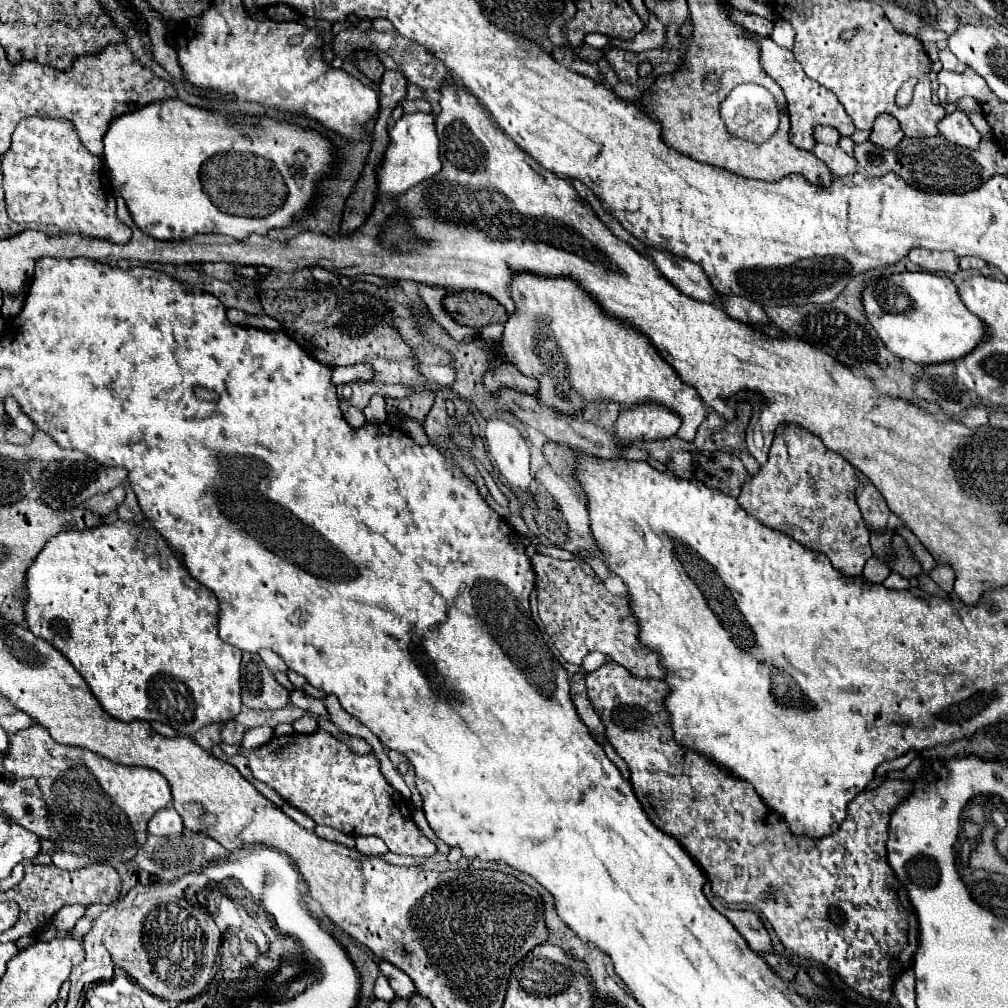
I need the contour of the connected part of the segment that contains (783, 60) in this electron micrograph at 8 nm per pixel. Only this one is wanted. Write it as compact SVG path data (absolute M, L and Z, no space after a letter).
M769 37L761 39L761 65L765 69L765 73L779 83L779 87L783 89L785 97L787 97L787 109L789 109L789 117L791 117L791 131L789 131L789 141L805 151L813 151L813 147L817 145L815 141L815 127L819 125L827 125L837 129L841 135L851 137L855 133L855 127L851 123L851 117L845 115L843 105L837 103L835 95L831 91L827 91L823 85L807 79L807 75L803 73L801 65L795 61L793 53L789 49L783 49L779 45L775 45Z

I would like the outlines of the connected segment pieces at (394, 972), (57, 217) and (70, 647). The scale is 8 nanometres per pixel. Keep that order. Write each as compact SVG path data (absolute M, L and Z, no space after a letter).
M381 961L381 963L379 963L379 969L381 969L381 973L387 977L387 981L389 981L389 985L393 987L393 991L397 993L397 997L409 999L411 995L417 993L417 989L415 989L411 977L409 977L407 973L403 973L401 969L397 969L395 965L391 965L391 963L387 963L387 961Z
M23 119L13 133L11 149L3 155L3 189L7 215L15 223L41 225L53 223L61 233L77 233L91 239L107 239L111 243L127 243L131 239L131 229L117 221L115 217L115 197L109 179L103 173L103 163L99 157L91 155L81 147L71 123L55 119Z
M113 521L113 523L103 523L99 527L85 529L79 533L59 533L43 547L43 551L37 555L35 563L27 571L23 591L25 591L25 603L23 603L25 605L25 623L27 623L29 631L33 635L49 641L73 663L73 667L87 681L89 689L93 691L93 695L97 697L101 707L113 719L123 721L123 723L137 721L137 719L139 721L159 721L159 723L173 727L177 731L177 735L193 737L201 727L211 725L211 723L219 723L223 719L235 719L243 711L241 681L239 681L239 677L241 677L241 673L239 673L241 651L237 647L231 647L229 643L223 643L217 635L219 603L207 587L203 587L195 579L191 579L189 571L175 559L167 541L155 529L151 529L151 527L147 529L143 525L139 526L131 522Z

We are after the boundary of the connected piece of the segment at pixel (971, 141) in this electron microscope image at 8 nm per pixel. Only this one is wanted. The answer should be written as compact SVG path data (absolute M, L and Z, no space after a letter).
M953 111L943 121L939 121L939 133L947 141L967 147L967 149L977 149L981 141L979 131L973 127L973 123L967 119L963 111Z

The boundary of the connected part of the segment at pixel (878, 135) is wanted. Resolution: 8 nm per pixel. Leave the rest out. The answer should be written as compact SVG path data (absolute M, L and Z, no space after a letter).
M879 115L875 119L873 131L871 131L871 137L869 137L869 141L873 145L879 145L883 149L893 149L901 139L903 139L903 131L901 131L895 117Z

